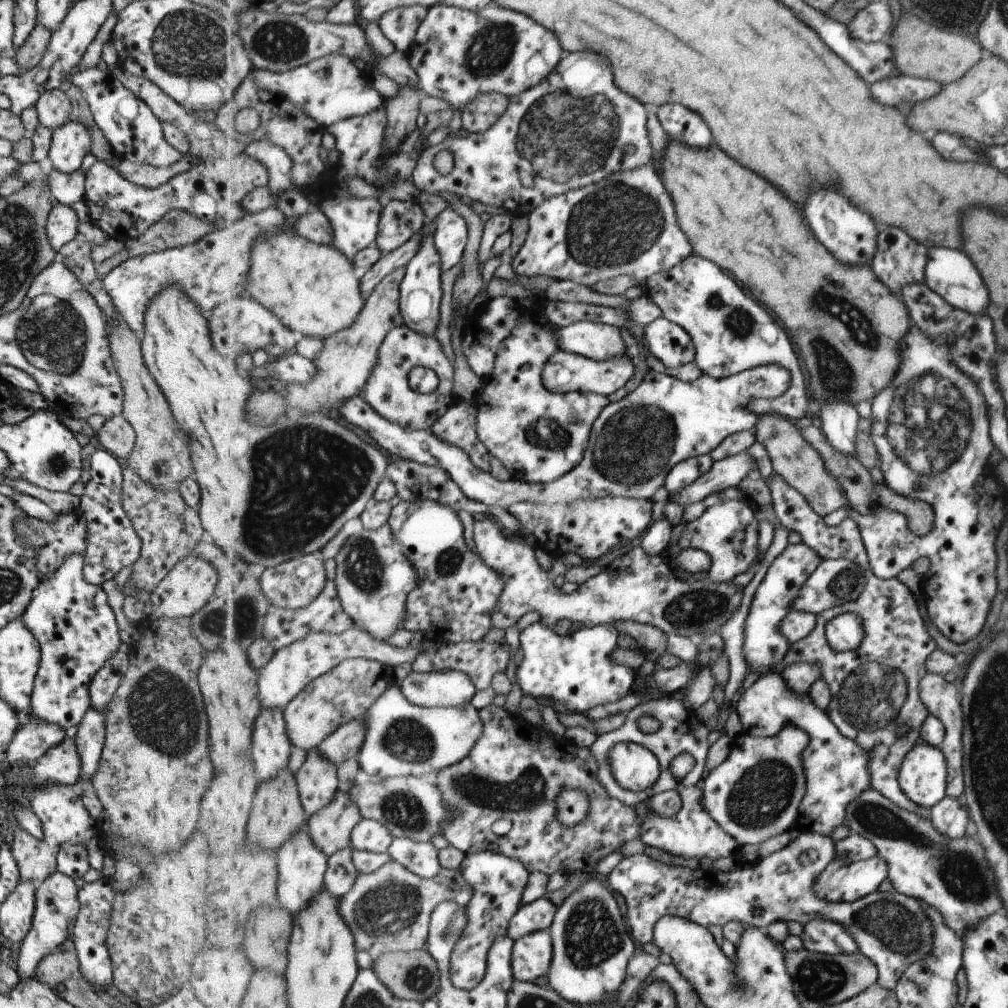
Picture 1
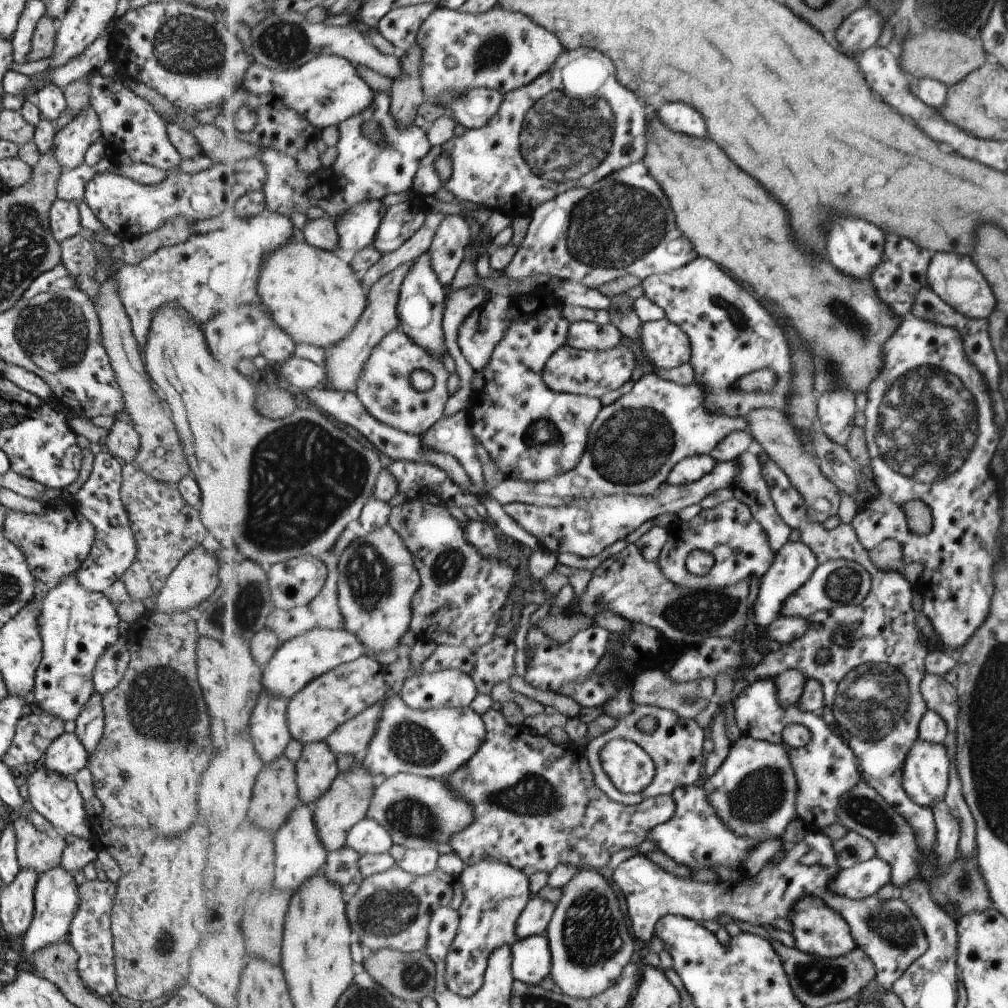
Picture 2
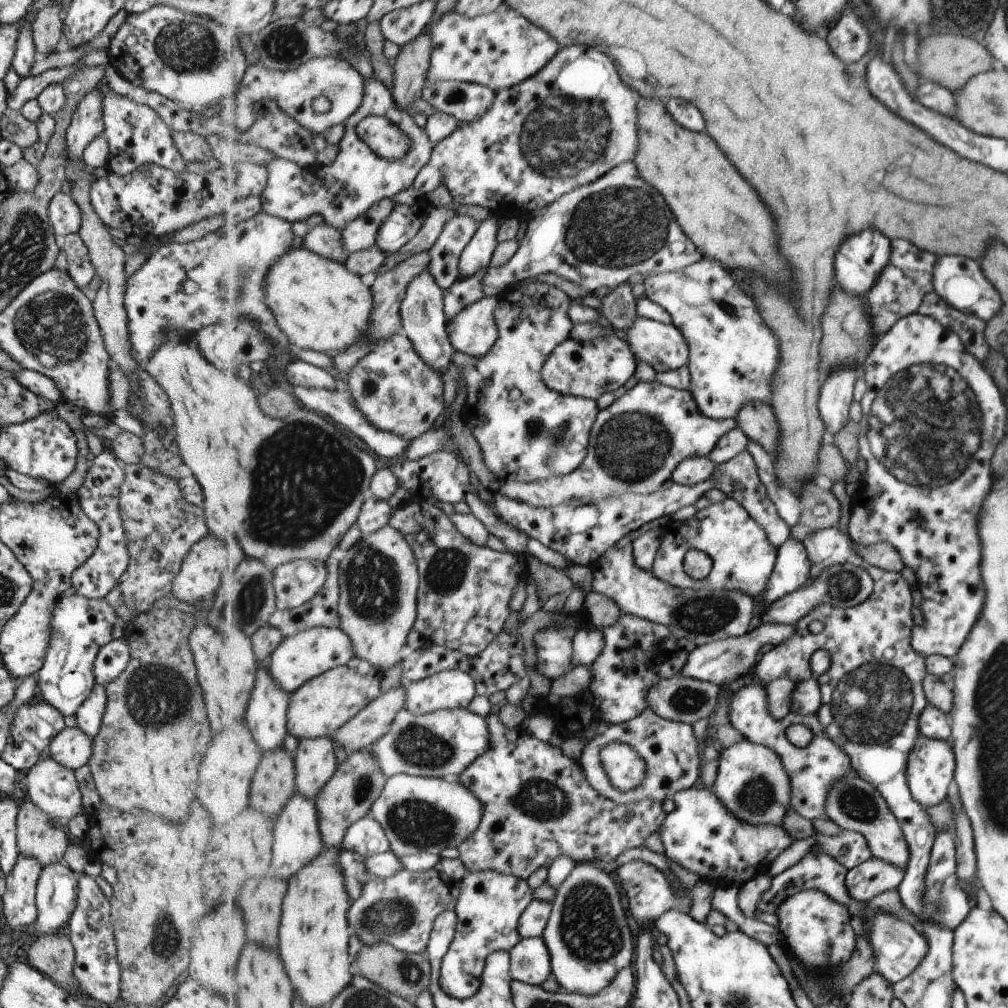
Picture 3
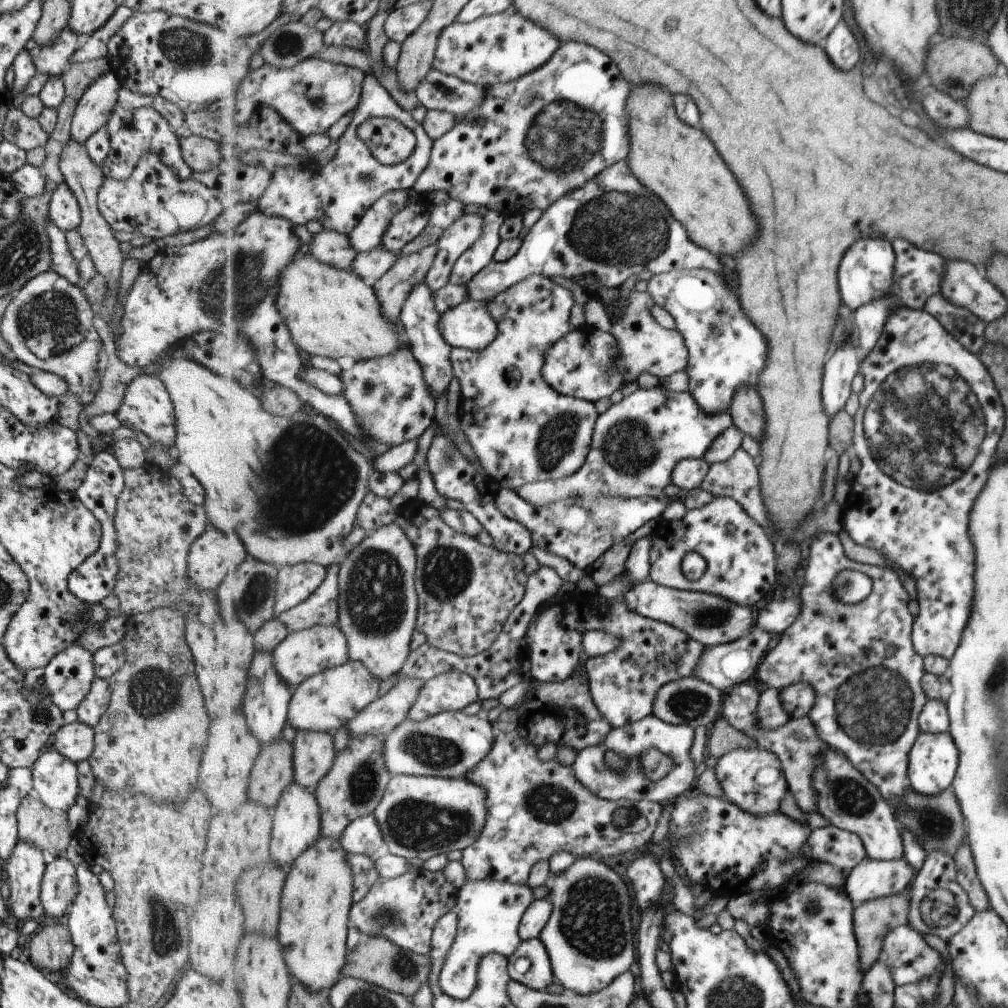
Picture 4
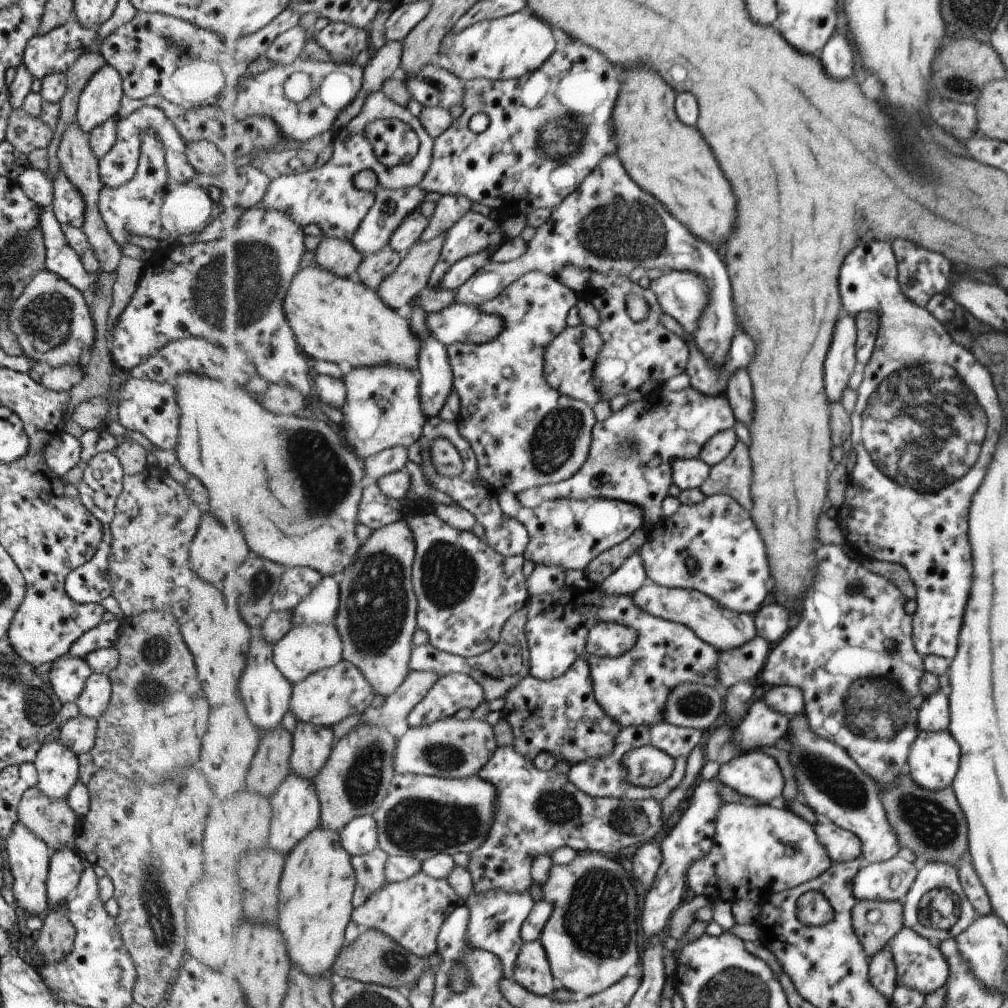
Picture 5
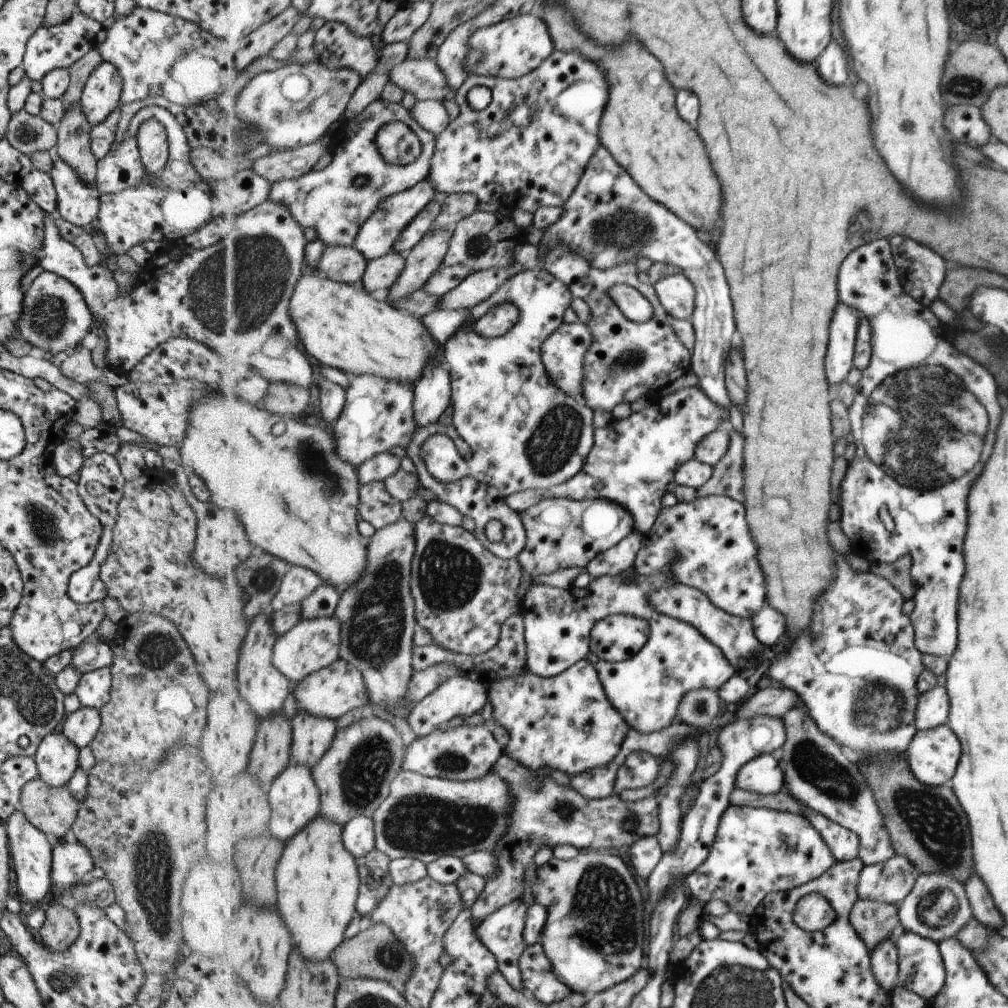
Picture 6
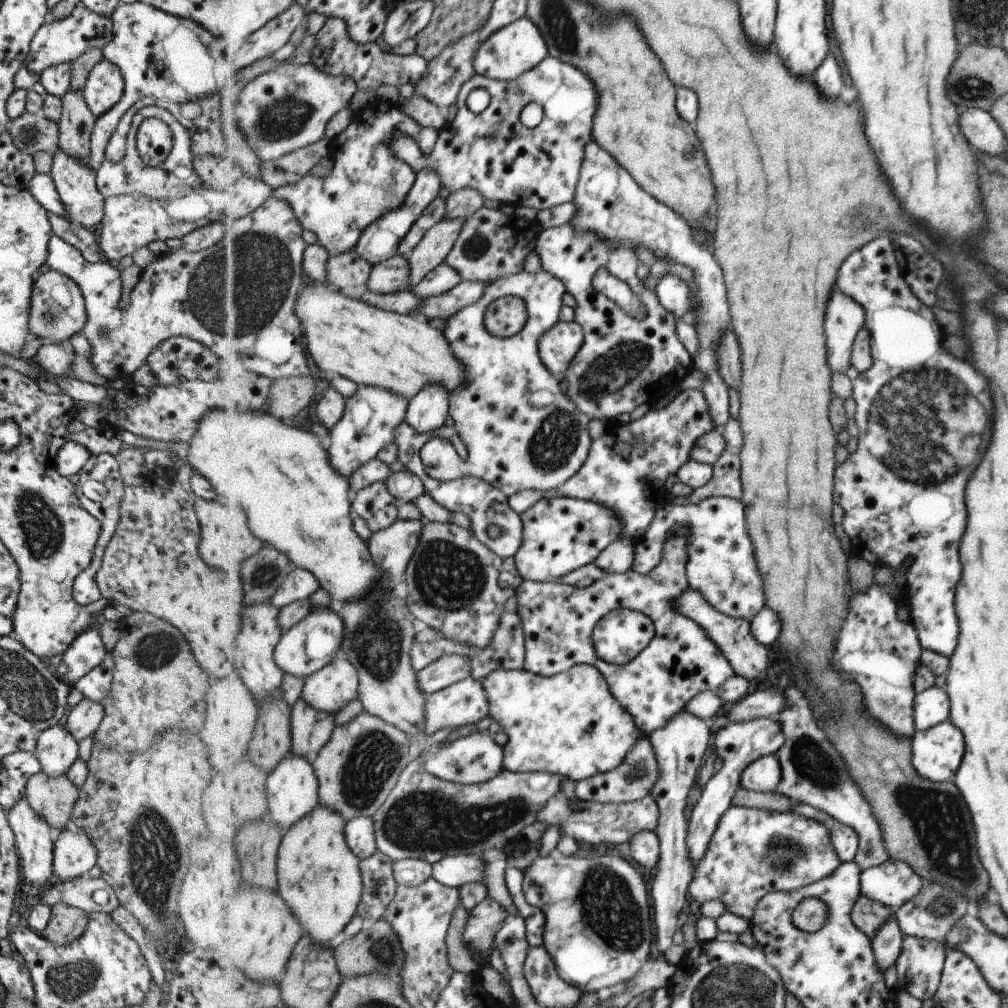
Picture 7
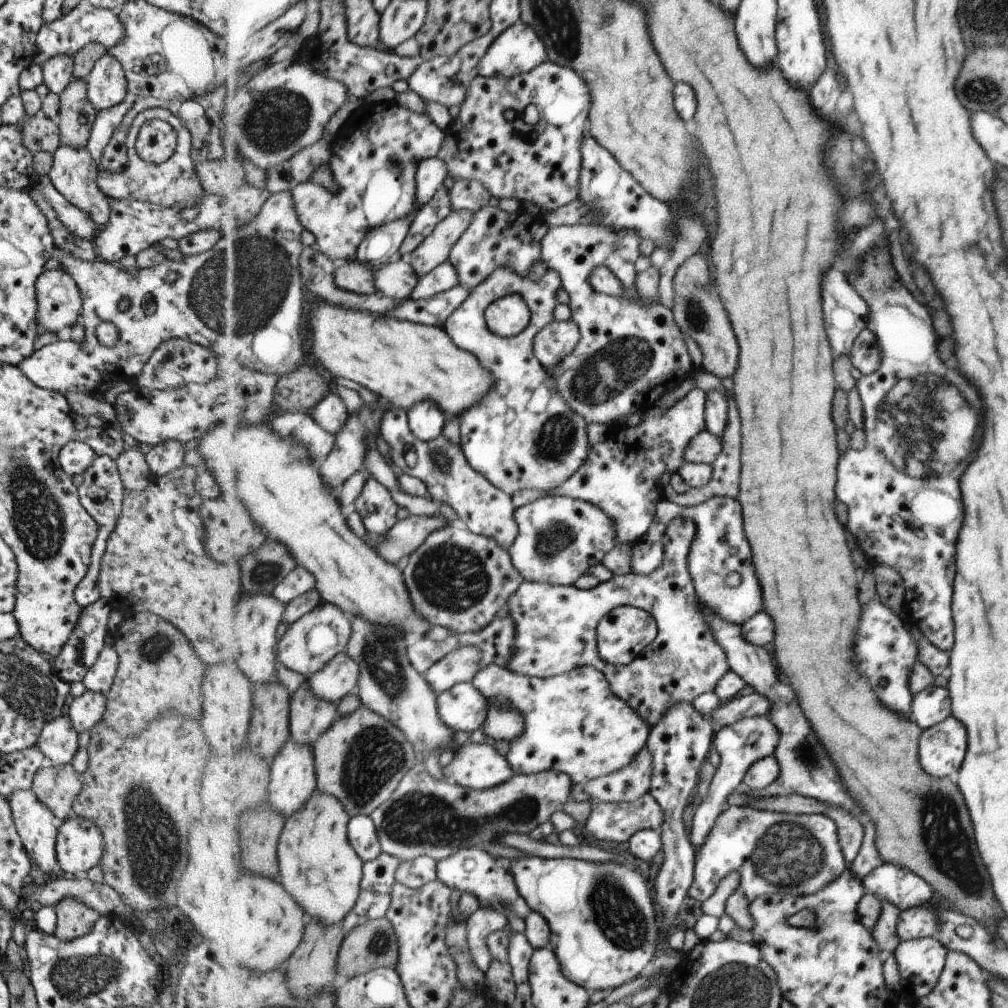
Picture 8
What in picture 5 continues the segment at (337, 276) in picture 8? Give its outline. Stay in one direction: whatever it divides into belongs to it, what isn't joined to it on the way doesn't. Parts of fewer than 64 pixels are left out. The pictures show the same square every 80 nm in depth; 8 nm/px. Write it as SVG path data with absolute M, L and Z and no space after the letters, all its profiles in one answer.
M322 236L314 262L339 274L351 276L363 262L364 254L349 240Z

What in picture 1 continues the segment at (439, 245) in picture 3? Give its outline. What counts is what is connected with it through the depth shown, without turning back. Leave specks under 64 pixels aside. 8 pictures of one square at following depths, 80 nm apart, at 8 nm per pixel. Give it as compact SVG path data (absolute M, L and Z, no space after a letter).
M447 208L437 216L434 243L441 255L442 272L451 270L464 258L468 246L468 221L453 208Z

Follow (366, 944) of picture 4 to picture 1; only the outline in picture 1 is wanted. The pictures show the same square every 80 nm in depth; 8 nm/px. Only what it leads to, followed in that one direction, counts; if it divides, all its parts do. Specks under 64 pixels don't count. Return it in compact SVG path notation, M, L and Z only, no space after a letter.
M427 950L409 952L390 952L373 959L372 968L378 974L381 982L389 990L402 999L424 1003L427 999L435 998L439 990L440 968L433 955Z

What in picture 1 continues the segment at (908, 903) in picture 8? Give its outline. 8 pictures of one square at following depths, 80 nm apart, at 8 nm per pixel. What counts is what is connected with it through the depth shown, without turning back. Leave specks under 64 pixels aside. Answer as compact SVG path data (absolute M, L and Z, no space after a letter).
M877 855L869 860L854 862L853 864L845 864L839 859L835 859L820 874L820 878L816 880L814 889L816 893L833 902L855 902L856 900L872 895L875 891L880 890L880 886L889 876L888 862Z

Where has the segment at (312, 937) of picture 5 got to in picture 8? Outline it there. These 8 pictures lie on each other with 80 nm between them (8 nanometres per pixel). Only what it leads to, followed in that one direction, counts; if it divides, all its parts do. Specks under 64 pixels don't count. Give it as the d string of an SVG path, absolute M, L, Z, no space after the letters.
M317 790L308 800L305 808L287 818L285 829L281 833L281 874L285 888L293 894L294 899L306 910L308 917L321 921L326 927L341 924L343 918L354 910L360 895L360 884L363 878L364 860L351 844L348 826L353 817L336 796Z

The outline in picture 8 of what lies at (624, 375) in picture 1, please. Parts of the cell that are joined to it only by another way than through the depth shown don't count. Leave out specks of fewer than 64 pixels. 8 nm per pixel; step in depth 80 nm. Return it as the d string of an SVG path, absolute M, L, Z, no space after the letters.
M554 320L542 328L535 338L535 354L547 370L575 352L581 338L580 326L573 320Z

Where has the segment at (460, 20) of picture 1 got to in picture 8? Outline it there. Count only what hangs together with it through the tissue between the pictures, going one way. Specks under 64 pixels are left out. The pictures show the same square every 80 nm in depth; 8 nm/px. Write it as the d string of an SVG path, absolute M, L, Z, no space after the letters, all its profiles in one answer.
M522 20L499 35L480 62L484 77L513 78L531 72L549 60L548 49L537 31Z

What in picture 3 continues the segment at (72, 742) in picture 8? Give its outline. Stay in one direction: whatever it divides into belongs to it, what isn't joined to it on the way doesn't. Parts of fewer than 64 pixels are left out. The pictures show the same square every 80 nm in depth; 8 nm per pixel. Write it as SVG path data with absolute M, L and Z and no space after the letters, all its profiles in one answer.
M47 757L45 760L37 762L25 774L25 791L30 802L35 804L42 812L45 812L53 822L64 824L80 812L82 801L80 800L74 772L69 768L61 767L61 764L57 764L55 760Z

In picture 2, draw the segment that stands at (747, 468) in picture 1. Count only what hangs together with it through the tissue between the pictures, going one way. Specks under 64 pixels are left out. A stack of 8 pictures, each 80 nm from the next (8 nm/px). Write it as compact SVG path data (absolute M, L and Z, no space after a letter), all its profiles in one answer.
M737 461L717 463L713 472L706 474L701 480L684 485L660 487L652 495L609 495L598 499L577 499L571 504L558 507L538 507L525 503L509 503L504 509L511 518L514 518L527 532L536 536L544 548L556 555L561 552L571 552L579 558L599 556L605 548L615 544L617 540L630 538L631 532L641 528L647 520L653 520L665 512L679 512L691 504L700 504L712 492L719 489L729 489L739 474Z

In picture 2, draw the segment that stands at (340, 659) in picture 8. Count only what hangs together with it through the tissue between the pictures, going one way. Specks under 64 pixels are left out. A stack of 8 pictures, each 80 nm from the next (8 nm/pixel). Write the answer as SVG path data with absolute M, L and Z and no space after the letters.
M363 655L342 664L312 680L303 691L289 700L288 722L292 736L302 744L327 741L342 724L389 694L389 687L385 684L385 666L377 658Z

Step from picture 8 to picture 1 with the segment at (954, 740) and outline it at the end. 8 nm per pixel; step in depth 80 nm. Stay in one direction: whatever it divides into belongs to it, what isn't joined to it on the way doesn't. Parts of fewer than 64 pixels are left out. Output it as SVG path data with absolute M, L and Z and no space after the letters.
M929 743L917 744L913 752L909 752L909 760L905 759L905 768L901 769L901 788L909 792L909 800L923 808L931 808L947 796L947 759L938 746Z

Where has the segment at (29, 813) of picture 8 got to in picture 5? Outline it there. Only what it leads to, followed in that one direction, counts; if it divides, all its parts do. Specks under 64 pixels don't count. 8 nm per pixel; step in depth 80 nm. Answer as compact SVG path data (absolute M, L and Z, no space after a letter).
M17 819L6 836L3 852L13 877L11 891L15 904L31 915L42 916L49 908L46 900L46 878L50 859L47 856L47 845Z

